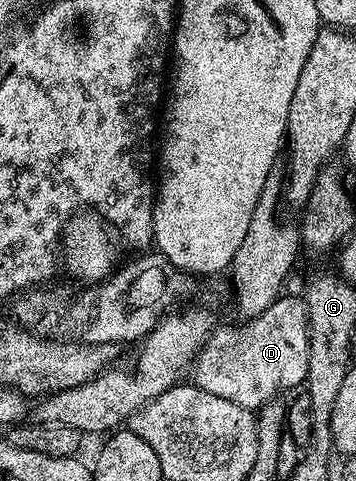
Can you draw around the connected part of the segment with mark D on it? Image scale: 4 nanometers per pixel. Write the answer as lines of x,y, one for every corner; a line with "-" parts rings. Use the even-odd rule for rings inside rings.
282,296
276,302
271,304
271,308
267,308
267,312
263,312
255,318
250,318
244,323
245,326
240,330
237,326
221,326
218,325
210,334
209,339
203,344
203,348
198,351
196,358
191,363
192,385
198,386
203,392
211,392
211,396
223,396
223,400
231,400
231,404
239,404
239,408
247,408
254,412
260,411
262,406
266,406
268,402
274,401
278,397
280,390
296,391
302,385
307,376
307,368
309,367
309,313
305,307
304,297
288,298

